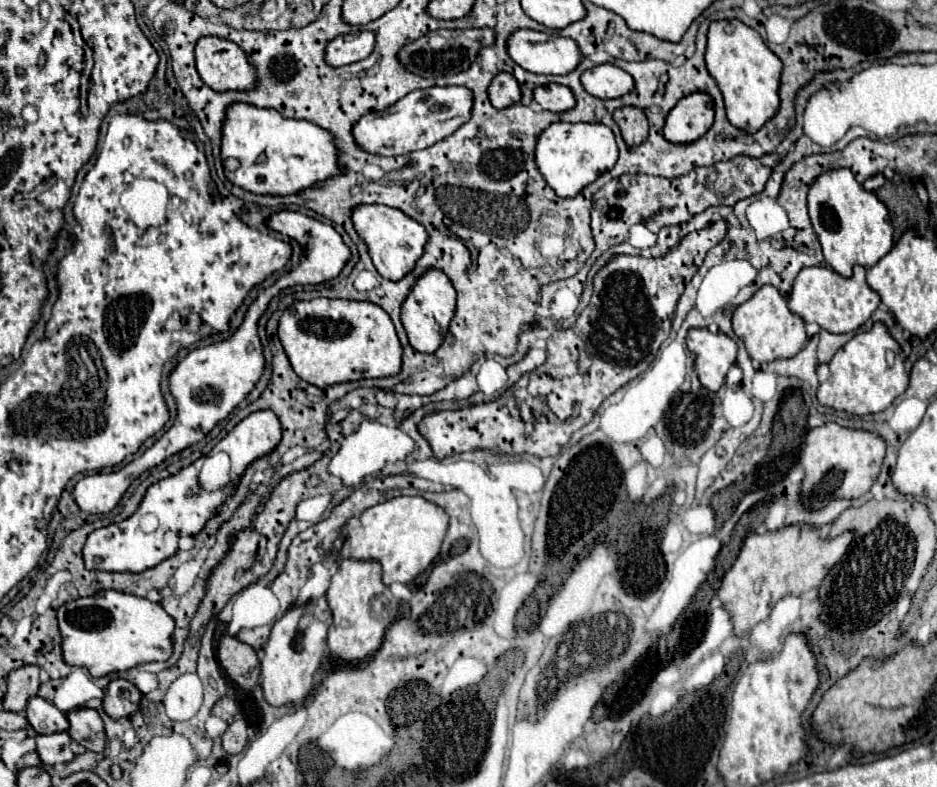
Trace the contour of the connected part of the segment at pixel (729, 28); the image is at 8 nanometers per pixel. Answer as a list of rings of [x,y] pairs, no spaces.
[[[740,20],[712,22],[708,30],[706,68],[724,96],[726,116],[732,126],[752,134],[776,116],[780,108],[778,86],[782,64],[754,28],[742,24]]]

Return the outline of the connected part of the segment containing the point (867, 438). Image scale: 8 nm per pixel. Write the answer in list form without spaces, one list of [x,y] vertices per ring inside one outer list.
[[[834,422],[810,430],[804,438],[800,452],[800,466],[804,470],[802,480],[804,506],[806,508],[810,506],[810,510],[818,510],[824,508],[832,498],[854,500],[864,496],[880,474],[884,450],[886,450],[884,440],[864,430],[848,430]]]

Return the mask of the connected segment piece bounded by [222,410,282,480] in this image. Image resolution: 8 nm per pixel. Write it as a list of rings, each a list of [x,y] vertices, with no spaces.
[[[260,410],[244,418],[222,440],[222,452],[232,456],[232,478],[240,480],[244,470],[258,458],[270,454],[282,438],[282,428],[276,416]]]

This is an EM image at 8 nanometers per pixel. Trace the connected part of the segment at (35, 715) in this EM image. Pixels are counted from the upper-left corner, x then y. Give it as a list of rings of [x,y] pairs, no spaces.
[[[34,696],[32,700],[28,700],[26,716],[30,726],[36,730],[36,734],[56,734],[70,728],[66,714],[60,712],[52,702],[40,696]]]

